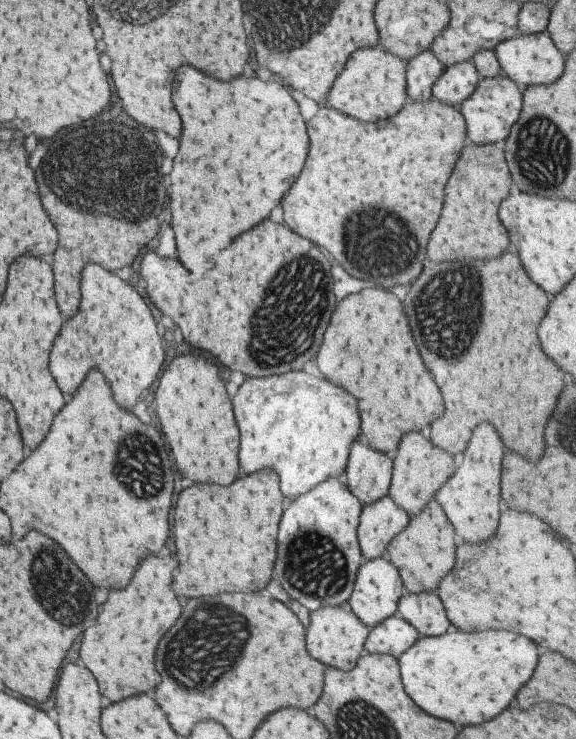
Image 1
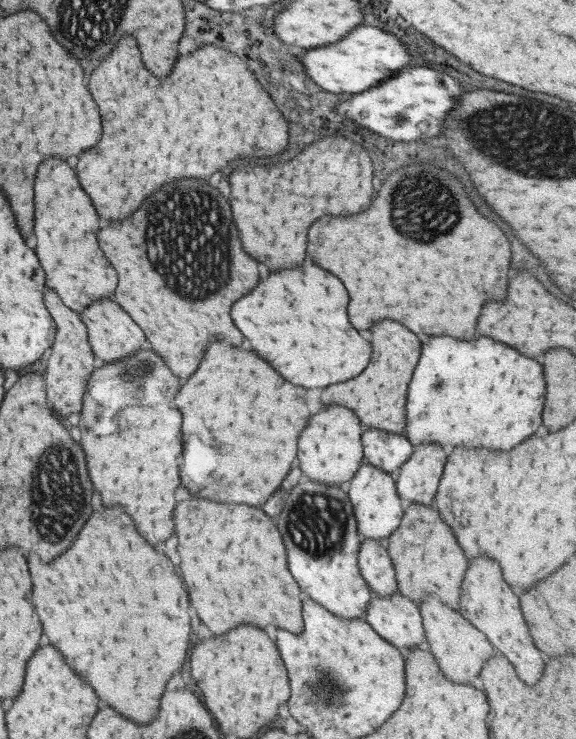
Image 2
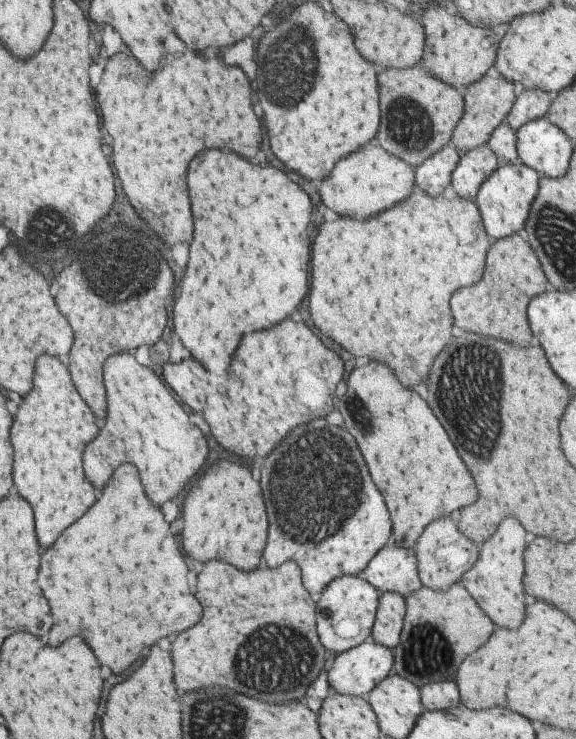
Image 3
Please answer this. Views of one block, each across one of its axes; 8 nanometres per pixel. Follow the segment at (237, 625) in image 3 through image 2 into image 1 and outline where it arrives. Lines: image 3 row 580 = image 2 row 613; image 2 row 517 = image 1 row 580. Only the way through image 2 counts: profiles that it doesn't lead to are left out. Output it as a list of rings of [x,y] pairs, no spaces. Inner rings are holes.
[[[269,468],[241,478],[241,514],[239,478],[229,486],[191,484],[189,488],[181,490],[173,508],[171,532],[179,560],[177,572],[181,574],[185,592],[175,594],[205,596],[209,592],[261,590],[271,578],[281,502],[283,496],[277,486],[277,474]]]

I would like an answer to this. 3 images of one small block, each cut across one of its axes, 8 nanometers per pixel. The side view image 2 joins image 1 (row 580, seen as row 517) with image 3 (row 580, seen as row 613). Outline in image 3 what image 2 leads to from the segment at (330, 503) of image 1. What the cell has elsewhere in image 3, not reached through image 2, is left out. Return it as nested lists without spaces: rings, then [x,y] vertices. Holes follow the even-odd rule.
[[[357,575],[339,576],[323,588],[315,603],[315,630],[324,650],[338,655],[369,638],[377,612],[378,595],[371,584]]]

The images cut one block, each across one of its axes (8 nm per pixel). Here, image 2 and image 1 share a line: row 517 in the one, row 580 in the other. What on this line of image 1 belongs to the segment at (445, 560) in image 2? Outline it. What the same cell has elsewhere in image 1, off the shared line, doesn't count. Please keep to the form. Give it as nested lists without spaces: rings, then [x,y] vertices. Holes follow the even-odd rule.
[[[431,498],[425,504],[425,508],[417,516],[408,518],[407,526],[400,530],[397,536],[391,538],[385,557],[397,569],[406,592],[423,594],[423,592],[435,592],[439,580],[453,566],[453,552],[455,552],[453,528],[445,518],[443,510],[439,508],[439,504]]]

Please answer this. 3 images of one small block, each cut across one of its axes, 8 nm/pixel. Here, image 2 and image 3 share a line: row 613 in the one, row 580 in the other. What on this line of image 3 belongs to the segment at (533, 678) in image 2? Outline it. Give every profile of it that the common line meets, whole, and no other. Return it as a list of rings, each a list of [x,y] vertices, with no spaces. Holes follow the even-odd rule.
[[[503,518],[495,532],[483,542],[477,552],[475,564],[461,576],[461,582],[477,606],[487,614],[487,618],[503,628],[515,628],[523,618],[523,590],[521,574],[523,562],[521,552],[525,548],[525,532],[515,518]],[[477,586],[477,588],[475,588]]]

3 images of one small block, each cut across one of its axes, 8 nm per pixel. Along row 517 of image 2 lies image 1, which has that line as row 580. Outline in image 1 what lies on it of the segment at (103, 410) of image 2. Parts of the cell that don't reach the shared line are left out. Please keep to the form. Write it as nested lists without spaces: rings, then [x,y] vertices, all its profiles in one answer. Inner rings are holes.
[[[149,556],[141,560],[135,568],[131,582],[125,588],[107,592],[107,600],[101,606],[103,612],[99,612],[93,628],[87,628],[81,636],[79,658],[83,660],[87,670],[95,676],[99,692],[111,702],[127,698],[131,694],[145,692],[159,682],[155,672],[153,652],[151,656],[147,654],[147,658],[127,658],[127,654],[155,650],[159,638],[177,620],[181,606],[171,592],[171,574],[169,574],[169,570],[173,570],[175,564],[177,560],[173,556],[167,558]]]

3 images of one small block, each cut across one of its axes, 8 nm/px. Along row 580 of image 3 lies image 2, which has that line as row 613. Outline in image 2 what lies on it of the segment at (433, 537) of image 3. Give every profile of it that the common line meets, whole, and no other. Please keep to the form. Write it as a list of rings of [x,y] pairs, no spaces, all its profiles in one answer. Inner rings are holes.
[[[429,596],[423,604],[419,604],[419,612],[423,618],[423,630],[429,650],[435,656],[437,666],[441,666],[441,674],[445,674],[445,678],[449,678],[455,684],[471,682],[491,654],[491,646],[485,640],[485,636],[473,630],[473,626],[465,618],[461,618],[457,612],[453,612],[433,596]]]

